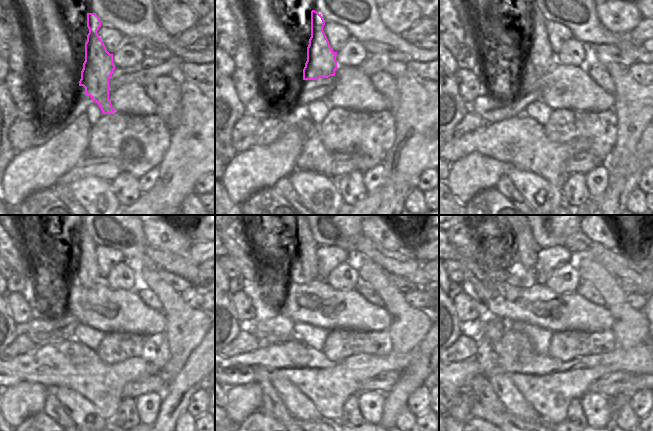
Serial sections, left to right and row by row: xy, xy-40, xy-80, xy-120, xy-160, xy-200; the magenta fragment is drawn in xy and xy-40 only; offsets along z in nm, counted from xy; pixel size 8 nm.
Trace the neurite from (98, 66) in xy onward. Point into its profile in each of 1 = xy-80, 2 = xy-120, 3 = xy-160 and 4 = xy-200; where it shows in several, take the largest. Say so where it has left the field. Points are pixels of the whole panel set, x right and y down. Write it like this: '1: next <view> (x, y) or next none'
1: next xy-80 (539, 53)
2: next xy-120 (86, 273)
3: next xy-160 (305, 246)
4: next xy-200 (525, 248)

